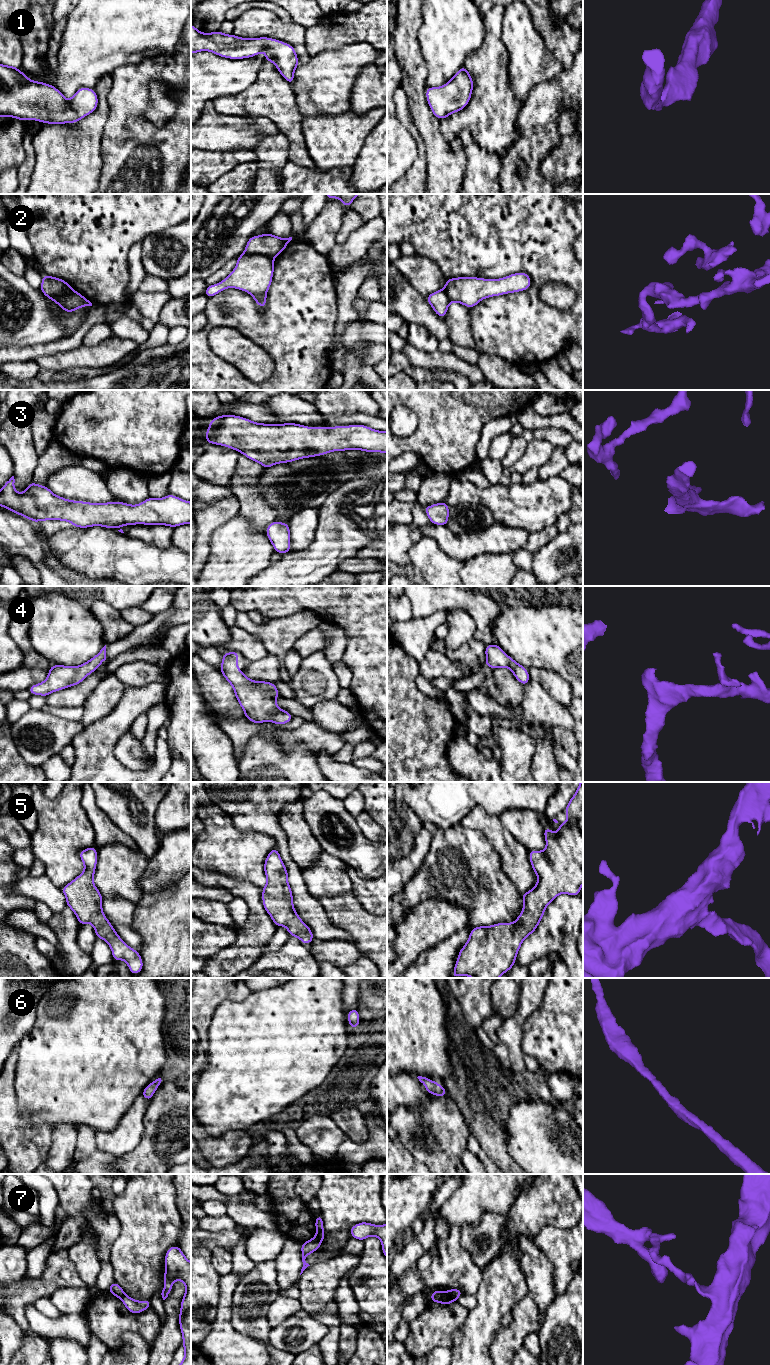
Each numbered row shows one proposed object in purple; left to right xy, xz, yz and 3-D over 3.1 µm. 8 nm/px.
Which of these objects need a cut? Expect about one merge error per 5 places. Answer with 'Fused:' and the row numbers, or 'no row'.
Fused: 2, 7

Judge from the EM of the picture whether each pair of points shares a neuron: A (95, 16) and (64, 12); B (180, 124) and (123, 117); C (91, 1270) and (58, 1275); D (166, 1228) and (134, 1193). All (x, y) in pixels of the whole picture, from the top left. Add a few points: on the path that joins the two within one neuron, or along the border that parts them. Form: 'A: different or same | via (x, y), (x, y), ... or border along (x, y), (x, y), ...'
A: different | border along (73, 10), (62, 34)
B: same | via (166, 133), (139, 133), (137, 131)
C: different | border along (67, 1251), (75, 1270), (87, 1287)
D: same | via (157, 1222), (143, 1207), (143, 1202)

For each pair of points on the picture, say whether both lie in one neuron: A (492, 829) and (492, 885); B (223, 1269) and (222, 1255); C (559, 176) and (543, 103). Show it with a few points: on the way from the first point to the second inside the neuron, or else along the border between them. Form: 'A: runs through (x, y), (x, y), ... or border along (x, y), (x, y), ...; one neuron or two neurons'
A: border along (475, 829), (498, 854), (501, 867); two neurons
B: runs through (223, 1266), (222, 1258); one neuron
C: border along (557, 124), (558, 141), (543, 158), (540, 167); two neurons

